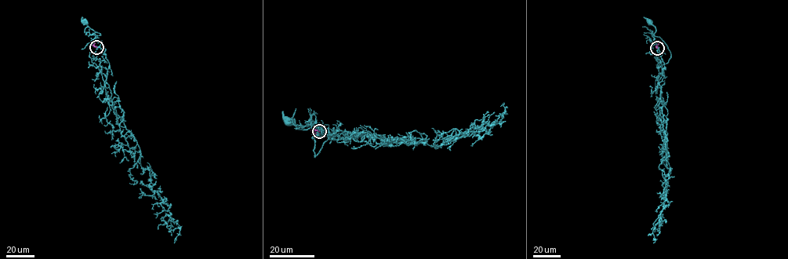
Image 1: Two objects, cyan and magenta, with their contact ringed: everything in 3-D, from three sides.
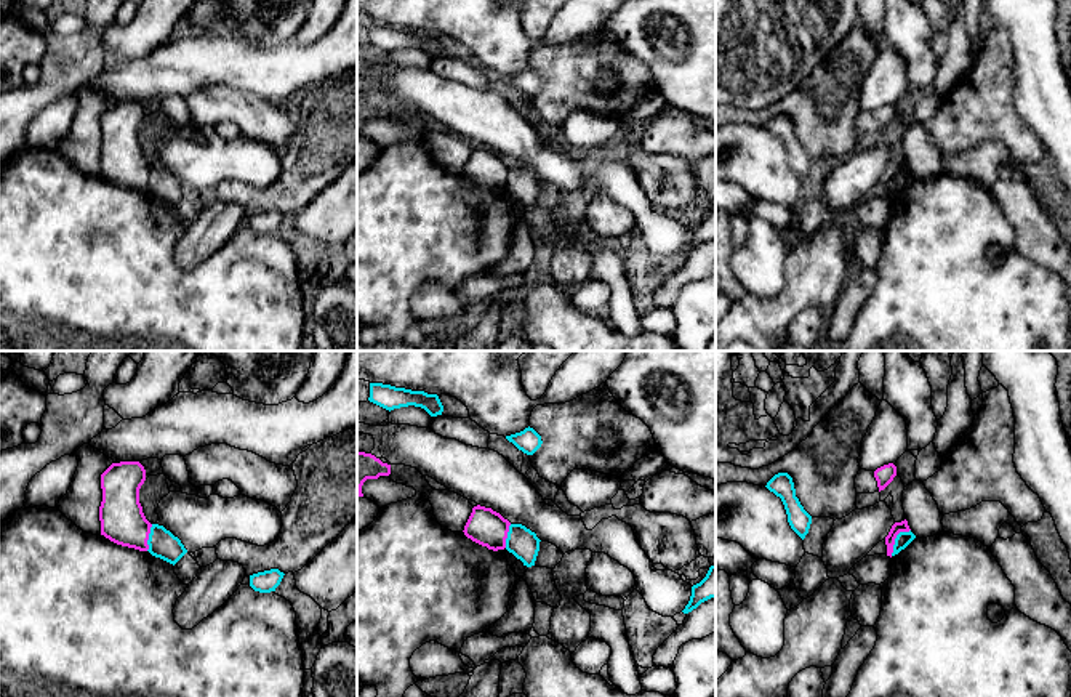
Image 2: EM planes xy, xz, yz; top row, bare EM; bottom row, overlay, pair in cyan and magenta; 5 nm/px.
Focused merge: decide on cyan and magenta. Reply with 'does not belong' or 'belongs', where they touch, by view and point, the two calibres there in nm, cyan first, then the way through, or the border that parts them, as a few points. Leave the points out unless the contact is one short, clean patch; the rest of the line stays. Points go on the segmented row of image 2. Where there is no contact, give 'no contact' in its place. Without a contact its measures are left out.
does not belong; contact yz (895, 539); calibres 80 and 60 nm; border yz (910, 529), (897, 535), (890, 555)

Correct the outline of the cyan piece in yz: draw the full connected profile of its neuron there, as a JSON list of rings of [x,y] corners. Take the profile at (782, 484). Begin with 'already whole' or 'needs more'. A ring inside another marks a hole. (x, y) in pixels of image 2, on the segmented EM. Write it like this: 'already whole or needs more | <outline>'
already whole | [[[778,473],[765,487],[781,498],[791,529],[804,540],[808,534],[812,516],[804,510],[796,497],[792,477],[788,473]]]

